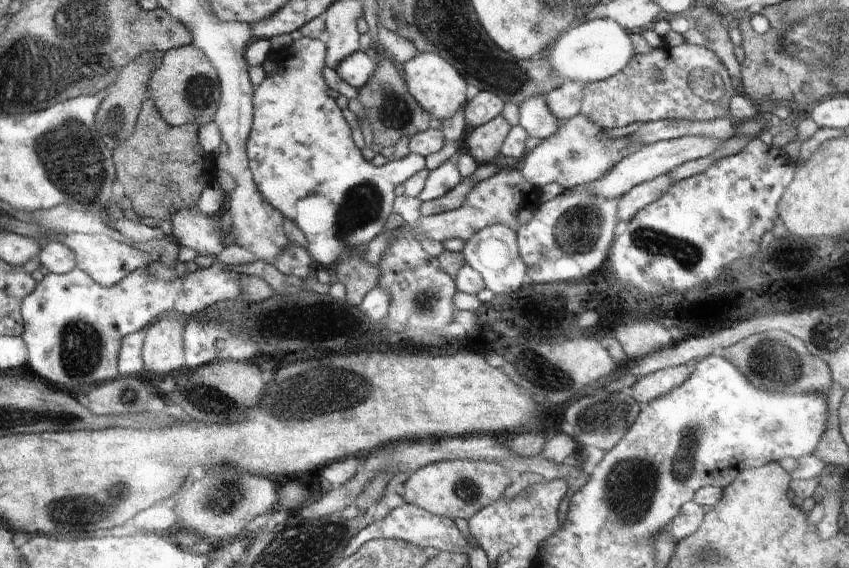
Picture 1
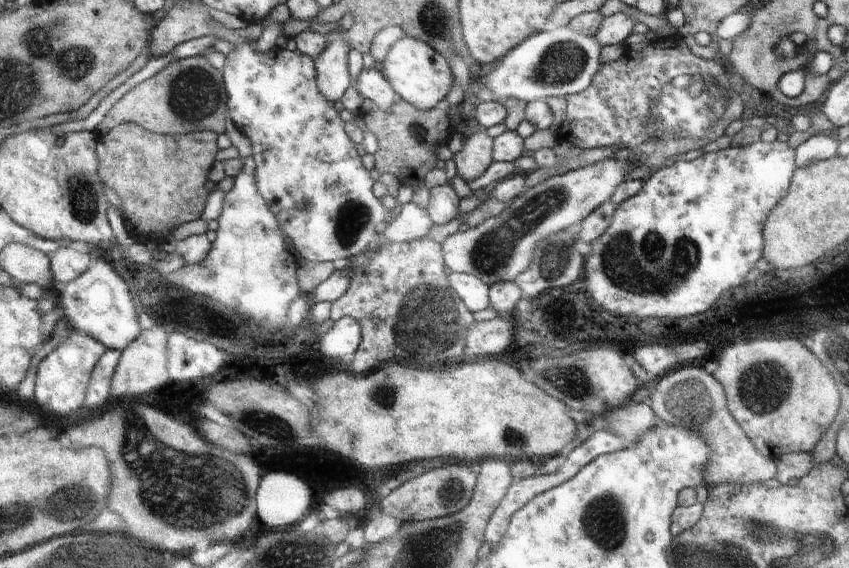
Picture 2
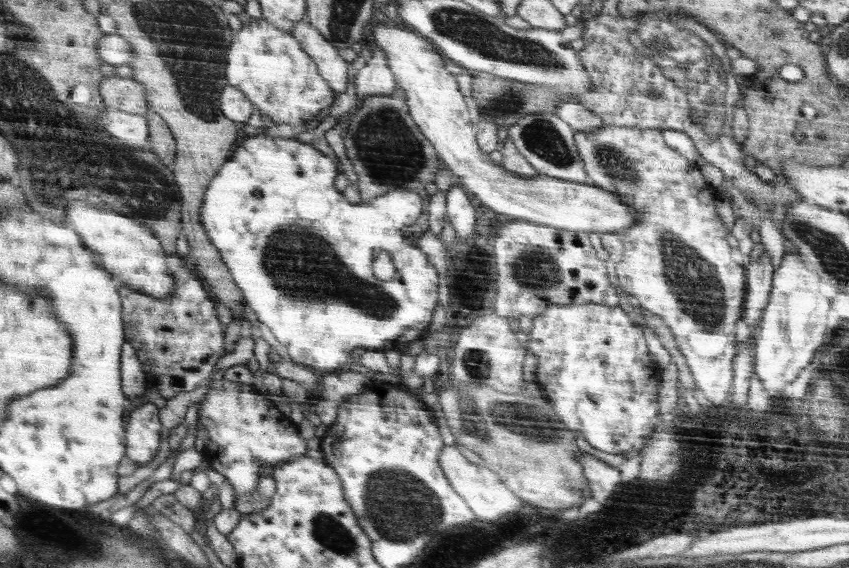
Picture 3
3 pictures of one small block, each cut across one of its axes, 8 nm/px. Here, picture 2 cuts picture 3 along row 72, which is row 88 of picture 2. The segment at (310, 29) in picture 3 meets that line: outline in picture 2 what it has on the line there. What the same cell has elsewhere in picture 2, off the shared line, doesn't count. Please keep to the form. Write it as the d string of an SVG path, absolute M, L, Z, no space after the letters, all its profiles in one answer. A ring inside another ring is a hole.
M341 29L331 32L327 39L325 49L315 58L317 83L325 97L334 103L353 85L353 78L348 73L348 53L351 48L342 38Z

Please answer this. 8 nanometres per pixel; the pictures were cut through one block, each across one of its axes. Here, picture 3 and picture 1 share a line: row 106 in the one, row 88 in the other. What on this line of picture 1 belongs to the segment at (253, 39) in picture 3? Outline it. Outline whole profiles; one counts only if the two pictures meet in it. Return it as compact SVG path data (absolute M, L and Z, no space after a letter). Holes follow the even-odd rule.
M302 37L295 40L282 51L280 58L277 72L265 76L253 96L255 112L252 134L248 140L249 167L265 199L286 218L293 220L304 233L308 241L306 249L314 264L330 266L330 262L334 262L344 252L364 250L364 246L382 230L386 218L392 212L394 188L420 172L426 161L420 154L409 153L376 168L360 156L360 150L352 140L352 130L346 124L340 108L330 96L326 96L326 82L321 74L327 59L325 38Z

